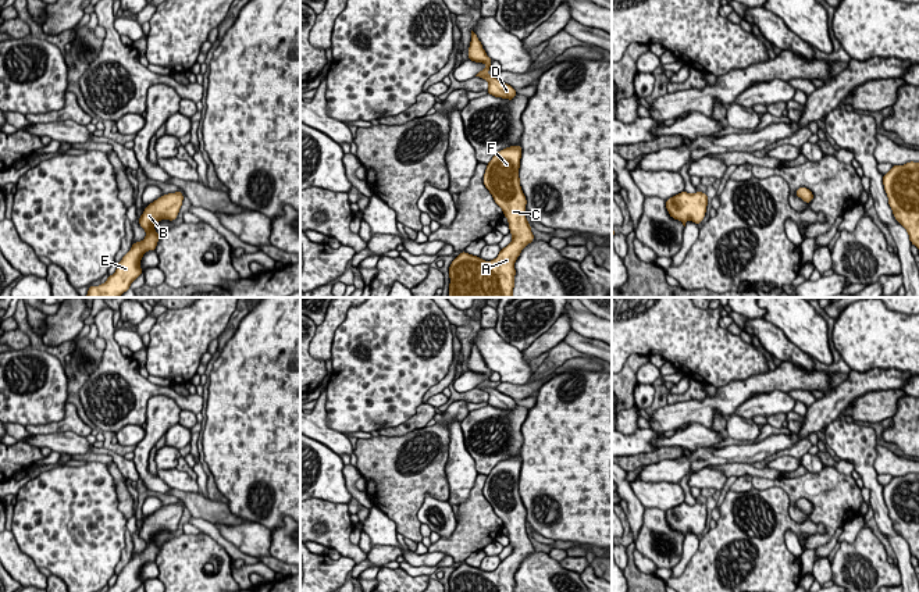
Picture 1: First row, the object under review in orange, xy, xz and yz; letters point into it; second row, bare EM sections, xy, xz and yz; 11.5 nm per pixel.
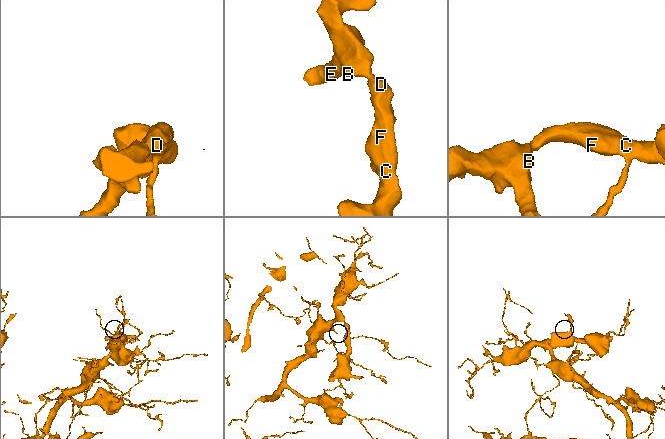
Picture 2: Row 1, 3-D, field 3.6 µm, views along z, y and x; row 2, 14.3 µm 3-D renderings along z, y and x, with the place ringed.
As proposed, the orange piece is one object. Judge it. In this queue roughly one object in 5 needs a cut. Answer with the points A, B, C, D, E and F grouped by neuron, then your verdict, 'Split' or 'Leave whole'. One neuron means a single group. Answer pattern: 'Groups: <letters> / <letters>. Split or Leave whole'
Groups: A B C D E F. Leave whole

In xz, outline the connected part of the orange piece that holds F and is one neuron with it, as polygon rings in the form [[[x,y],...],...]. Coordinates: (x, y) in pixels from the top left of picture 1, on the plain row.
[[[520,456],[499,461],[487,475],[484,485],[485,499],[509,532],[512,553],[491,573],[462,563],[450,574],[450,592],[514,592],[514,574],[521,561],[534,552],[526,529],[527,511],[520,498],[520,470]]]

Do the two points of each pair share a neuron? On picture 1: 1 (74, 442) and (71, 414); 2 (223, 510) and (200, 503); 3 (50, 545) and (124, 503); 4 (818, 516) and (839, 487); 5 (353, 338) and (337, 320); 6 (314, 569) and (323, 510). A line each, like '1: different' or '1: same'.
1: different
2: same
3: different
4: same
5: different
6: different

